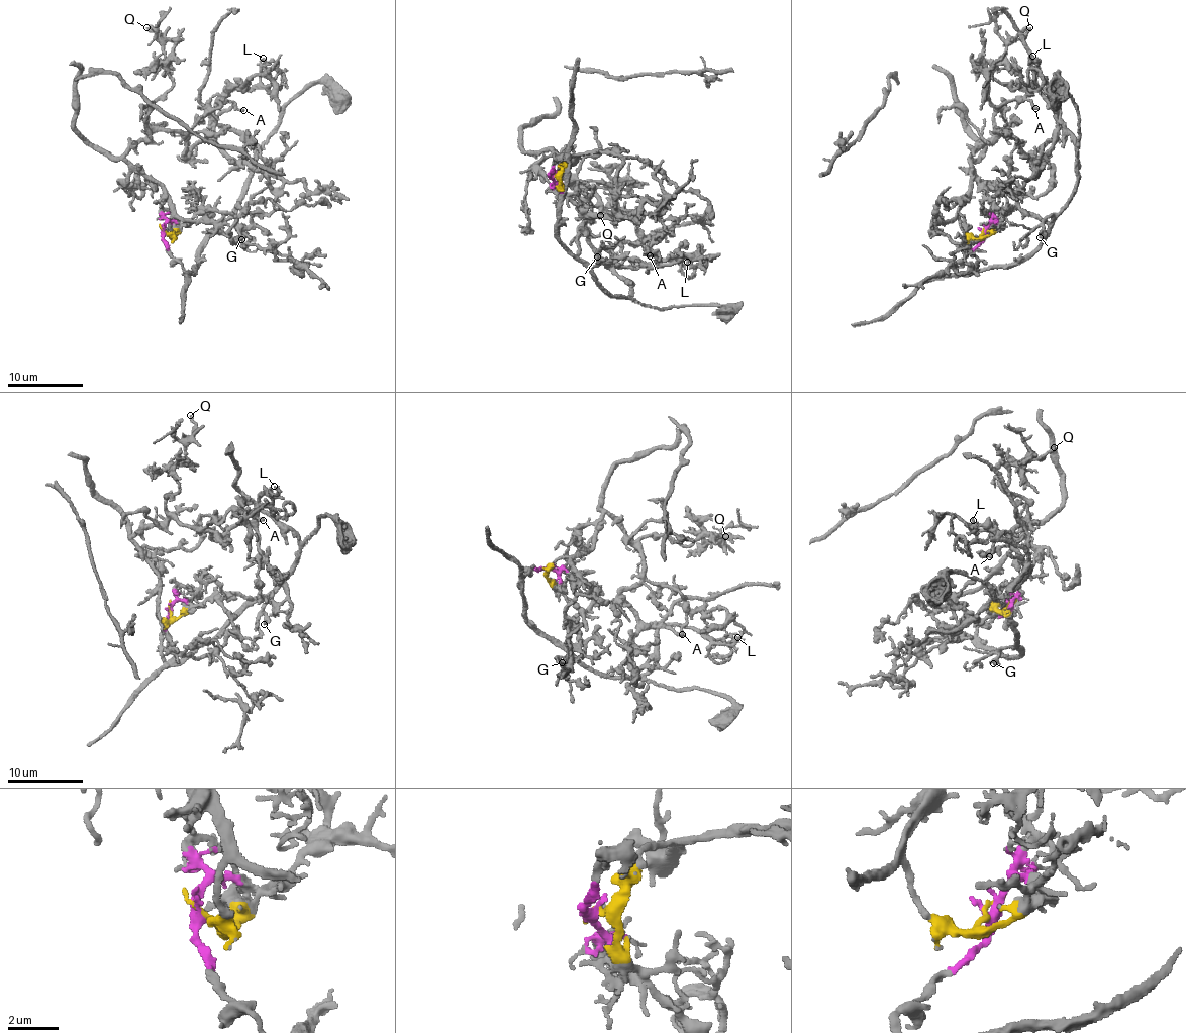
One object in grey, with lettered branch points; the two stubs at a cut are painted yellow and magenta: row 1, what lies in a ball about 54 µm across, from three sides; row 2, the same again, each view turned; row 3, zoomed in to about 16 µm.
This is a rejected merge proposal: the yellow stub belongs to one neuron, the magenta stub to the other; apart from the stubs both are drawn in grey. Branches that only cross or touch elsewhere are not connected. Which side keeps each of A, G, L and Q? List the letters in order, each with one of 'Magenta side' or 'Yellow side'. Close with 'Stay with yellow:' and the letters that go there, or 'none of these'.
A: Yellow side
G: Magenta side
L: Magenta side
Q: Yellow side
Stay with yellow: A, Q

